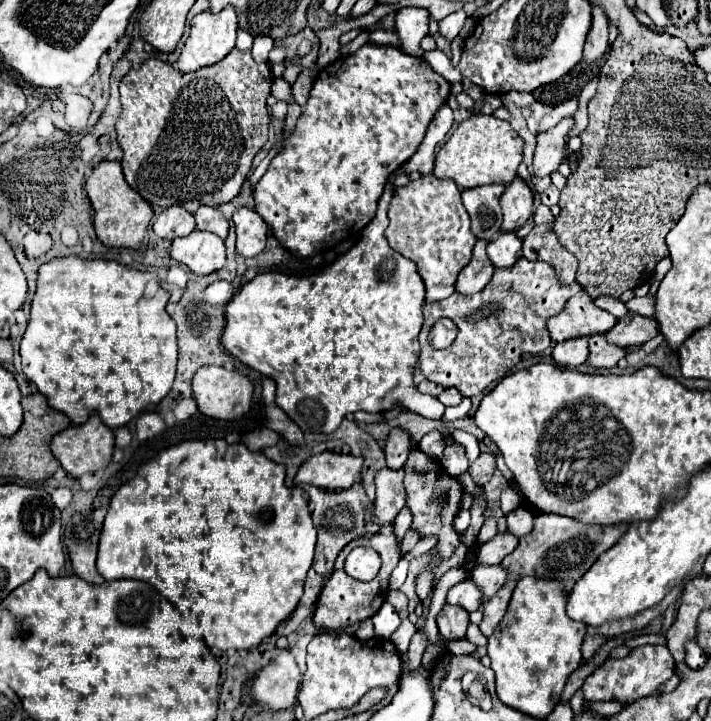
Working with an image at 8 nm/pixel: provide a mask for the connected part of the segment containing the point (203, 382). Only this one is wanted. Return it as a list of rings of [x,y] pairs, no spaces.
[[[204,366],[204,368],[198,368],[198,372],[194,374],[192,392],[198,402],[198,410],[202,414],[210,418],[218,418],[218,420],[236,420],[250,410],[254,386],[250,378],[244,376],[242,372],[226,370],[222,366]]]

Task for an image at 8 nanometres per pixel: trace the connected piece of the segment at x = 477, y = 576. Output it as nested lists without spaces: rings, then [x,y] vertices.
[[[476,566],[472,570],[470,580],[482,590],[482,604],[488,602],[498,590],[500,586],[506,582],[506,572],[500,566]]]

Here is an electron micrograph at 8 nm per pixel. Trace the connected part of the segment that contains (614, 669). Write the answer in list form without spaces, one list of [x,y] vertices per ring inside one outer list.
[[[640,646],[634,648],[630,656],[618,660],[618,658],[608,658],[602,666],[598,666],[584,682],[582,692],[584,700],[608,700],[608,702],[620,702],[620,704],[632,704],[638,698],[650,696],[650,694],[660,694],[660,686],[674,676],[676,664],[666,646]]]

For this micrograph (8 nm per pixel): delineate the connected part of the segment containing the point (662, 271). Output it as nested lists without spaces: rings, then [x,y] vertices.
[[[668,256],[662,259],[655,267],[653,273],[653,280],[661,282],[664,276],[666,276],[666,274],[669,272],[671,268],[672,268],[671,258]]]

